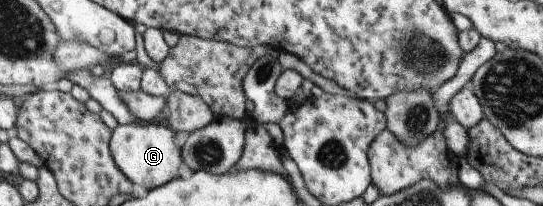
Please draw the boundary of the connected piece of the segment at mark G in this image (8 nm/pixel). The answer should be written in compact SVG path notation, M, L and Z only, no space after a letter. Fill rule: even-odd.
M134 121L118 124L112 130L112 155L114 162L130 183L152 189L178 178L178 167L182 163L181 147L174 143L174 131L155 121Z

